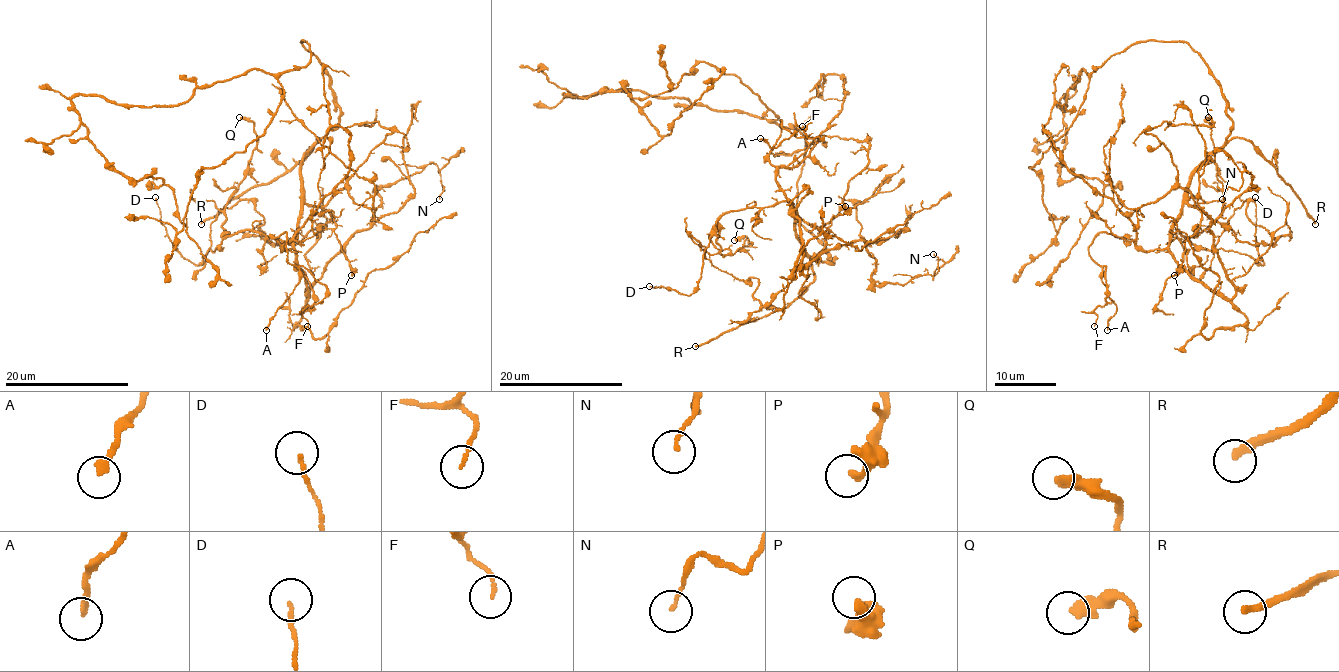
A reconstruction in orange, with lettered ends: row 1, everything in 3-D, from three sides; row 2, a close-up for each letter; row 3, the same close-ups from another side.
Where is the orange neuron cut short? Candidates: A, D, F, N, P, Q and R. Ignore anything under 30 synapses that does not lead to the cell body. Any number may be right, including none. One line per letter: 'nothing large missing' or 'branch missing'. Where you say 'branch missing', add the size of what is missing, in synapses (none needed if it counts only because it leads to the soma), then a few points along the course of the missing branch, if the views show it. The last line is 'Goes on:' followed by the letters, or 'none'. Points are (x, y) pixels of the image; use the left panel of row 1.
A: nothing large missing
D: nothing large missing
F: nothing large missing
N: nothing large missing
P: nothing large missing
Q: nothing large missing
R: branch missing; missing branch runs (201, 224), (147, 265), (125, 270), (164, 262), (273, 272), (351, 258), (415, 221)
Goes on: R

